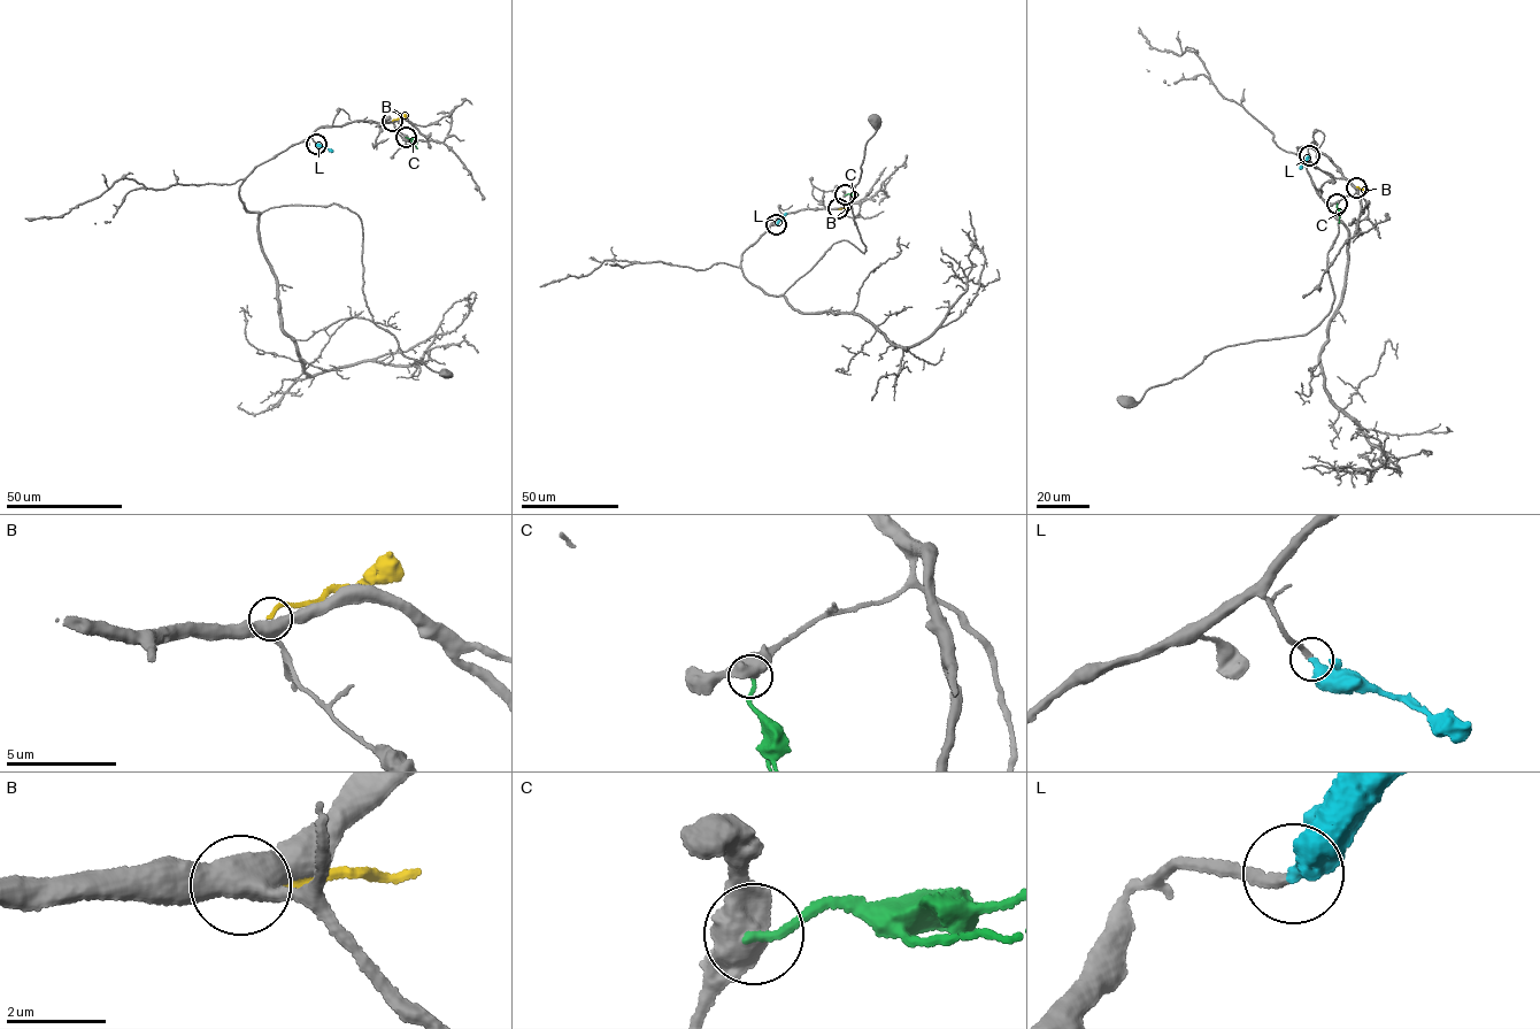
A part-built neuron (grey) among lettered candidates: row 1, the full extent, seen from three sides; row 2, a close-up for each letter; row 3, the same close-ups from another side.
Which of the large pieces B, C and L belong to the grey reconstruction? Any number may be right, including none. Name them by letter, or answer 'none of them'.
L

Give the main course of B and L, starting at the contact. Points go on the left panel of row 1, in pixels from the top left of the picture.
B: (392, 121), (406, 114)
L: (316, 143), (333, 151)

